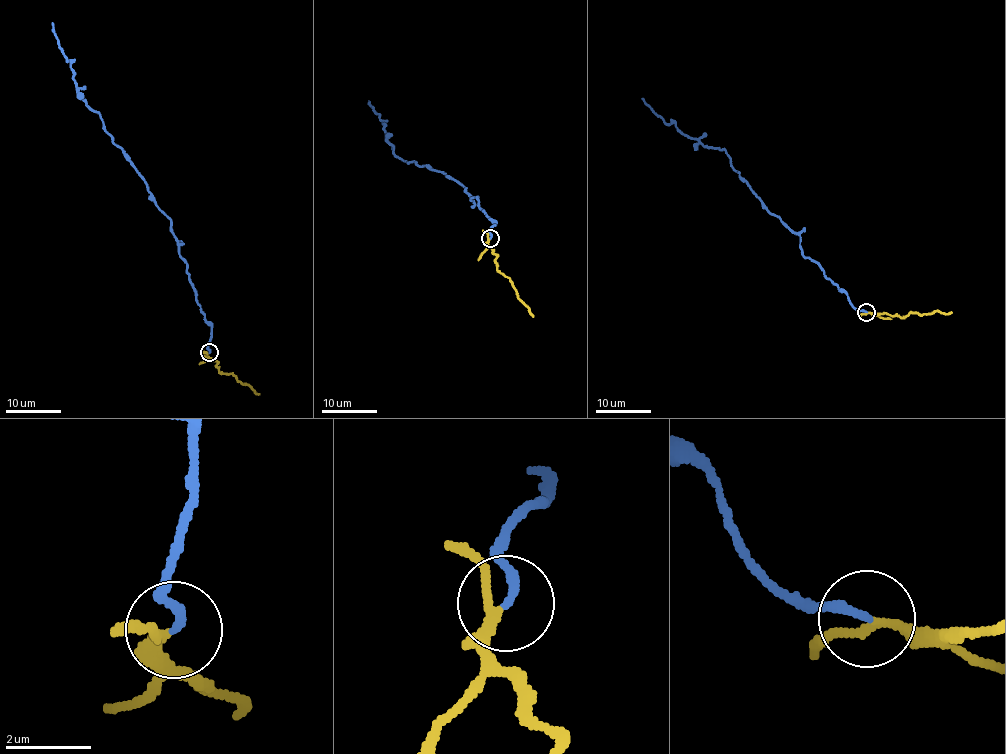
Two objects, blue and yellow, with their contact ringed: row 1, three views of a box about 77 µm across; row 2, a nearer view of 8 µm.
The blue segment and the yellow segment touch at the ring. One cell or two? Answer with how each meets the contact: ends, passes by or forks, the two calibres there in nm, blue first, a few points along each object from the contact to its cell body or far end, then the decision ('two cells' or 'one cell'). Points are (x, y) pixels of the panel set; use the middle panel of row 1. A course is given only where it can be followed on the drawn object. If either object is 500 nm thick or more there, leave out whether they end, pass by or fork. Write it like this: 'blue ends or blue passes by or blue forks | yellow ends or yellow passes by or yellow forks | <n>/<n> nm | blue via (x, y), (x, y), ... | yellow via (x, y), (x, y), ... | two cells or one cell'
blue ends | yellow passes by | 200/190 nm | blue via (490, 238), (495, 223), (478, 207), (476, 197), (471, 201), (453, 178), (395, 156), (368, 101) | yellow via (490, 238), (488, 245), (496, 255), (496, 269), (510, 279), (516, 297), (533, 317) | two cells

